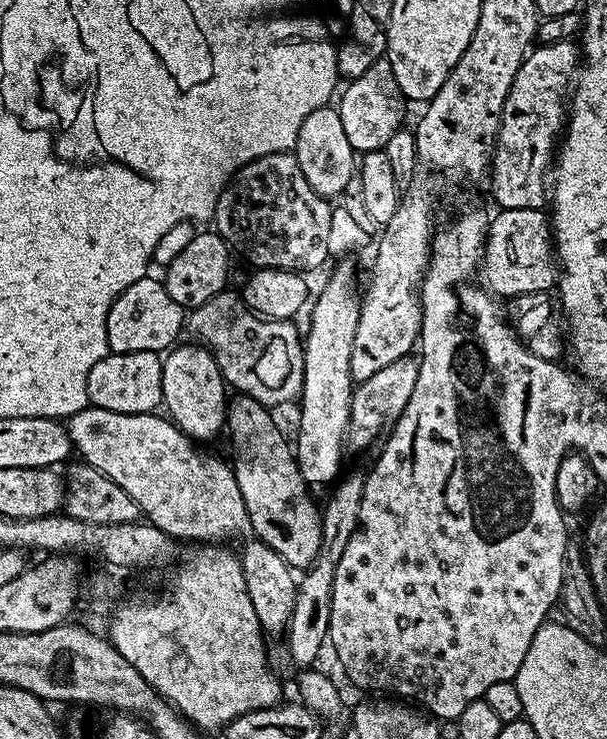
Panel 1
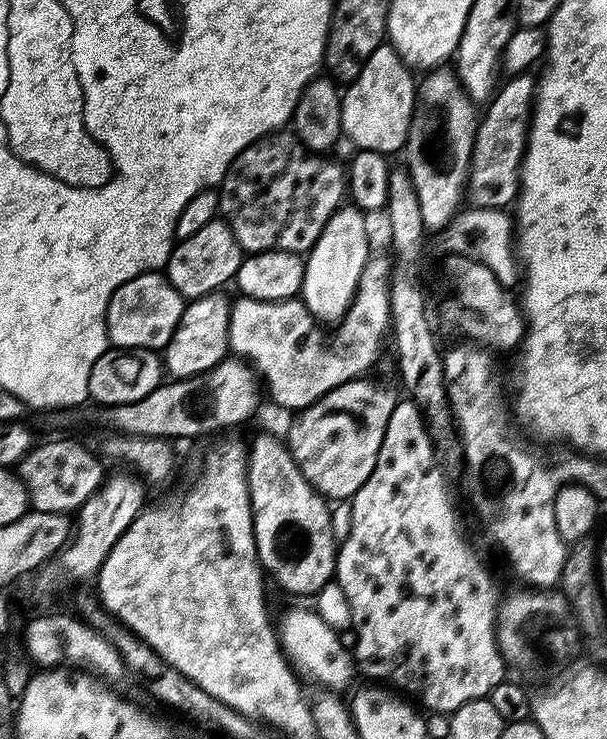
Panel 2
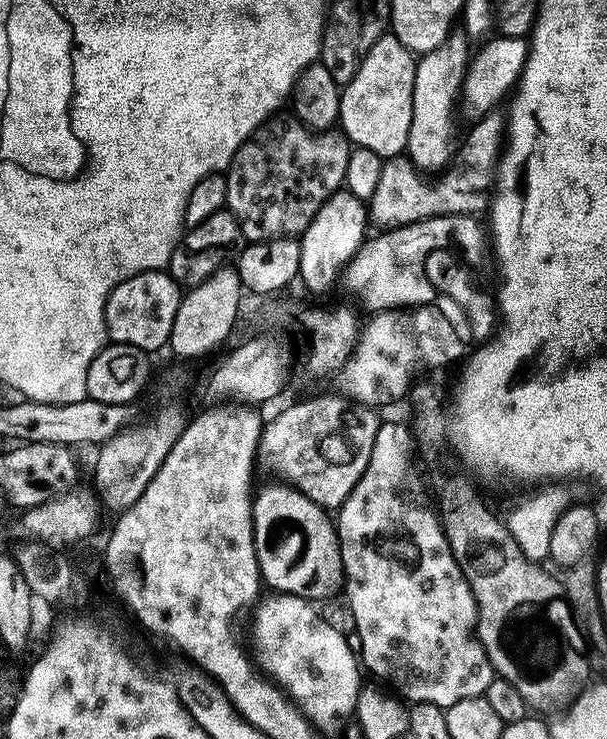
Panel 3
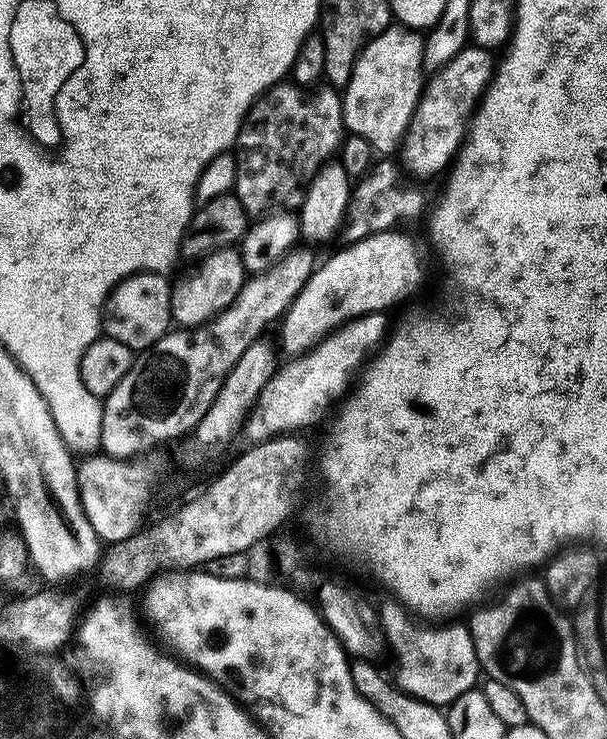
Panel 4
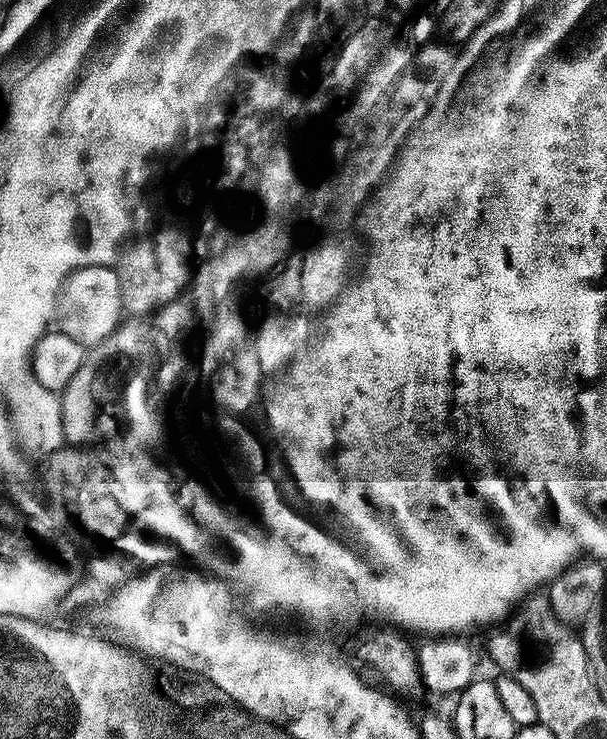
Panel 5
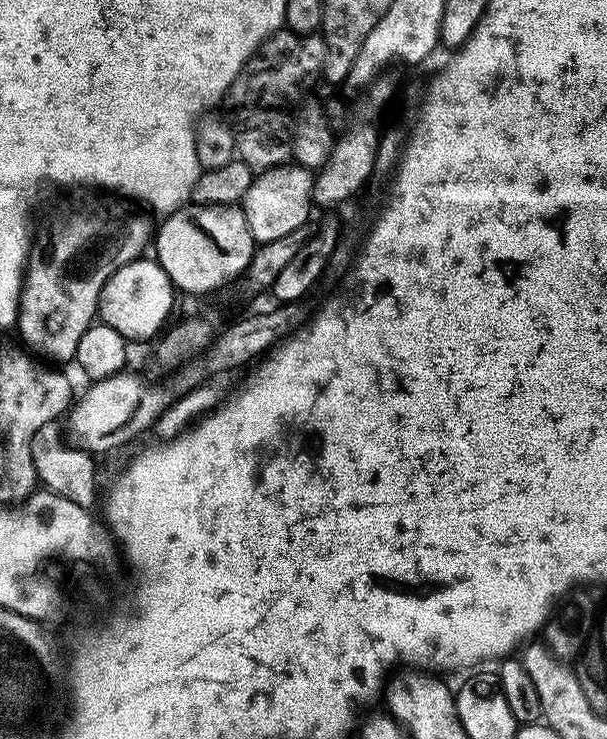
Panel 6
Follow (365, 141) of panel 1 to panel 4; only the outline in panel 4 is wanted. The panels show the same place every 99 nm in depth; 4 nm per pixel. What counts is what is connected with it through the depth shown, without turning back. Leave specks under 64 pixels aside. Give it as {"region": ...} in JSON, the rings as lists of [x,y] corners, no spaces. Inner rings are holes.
{"region":[[[393,23],[386,30],[376,33],[355,57],[348,89],[342,96],[342,115],[345,129],[353,136],[366,138],[380,154],[392,154],[408,131],[412,113],[422,93],[420,72],[424,66],[425,37],[419,31]]]}

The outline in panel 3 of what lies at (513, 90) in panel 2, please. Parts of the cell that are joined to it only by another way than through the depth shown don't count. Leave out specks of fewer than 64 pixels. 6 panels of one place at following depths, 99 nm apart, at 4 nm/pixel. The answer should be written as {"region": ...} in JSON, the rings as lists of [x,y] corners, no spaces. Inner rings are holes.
{"region":[[[489,114],[477,119],[472,129],[468,132],[468,141],[464,144],[464,149],[459,149],[458,158],[453,159],[439,173],[437,180],[427,180],[425,173],[417,168],[407,155],[401,154],[385,159],[382,166],[382,178],[378,178],[378,186],[374,189],[374,194],[367,200],[367,215],[370,217],[371,223],[374,225],[381,224],[380,228],[394,229],[400,228],[406,224],[417,223],[419,220],[426,220],[431,216],[442,215],[461,215],[461,214],[477,214],[487,207],[489,203],[489,188],[494,182],[494,167],[498,162],[498,155],[502,150],[502,139],[504,136],[505,119],[497,114]]]}

